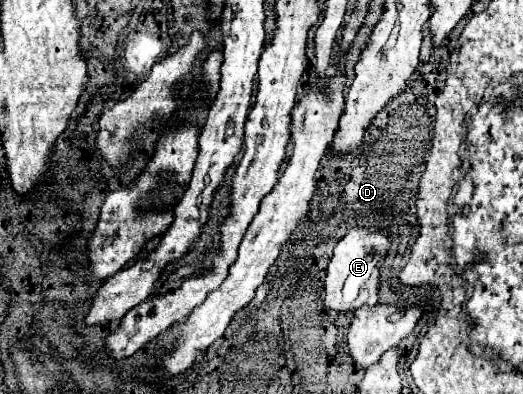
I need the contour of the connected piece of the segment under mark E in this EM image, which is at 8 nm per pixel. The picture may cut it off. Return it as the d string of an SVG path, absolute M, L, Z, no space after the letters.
M353 226L347 234L337 242L335 254L327 266L325 276L325 306L339 312L357 310L363 304L375 304L379 300L379 268L381 260L387 256L391 248L389 232L377 228L363 228Z

